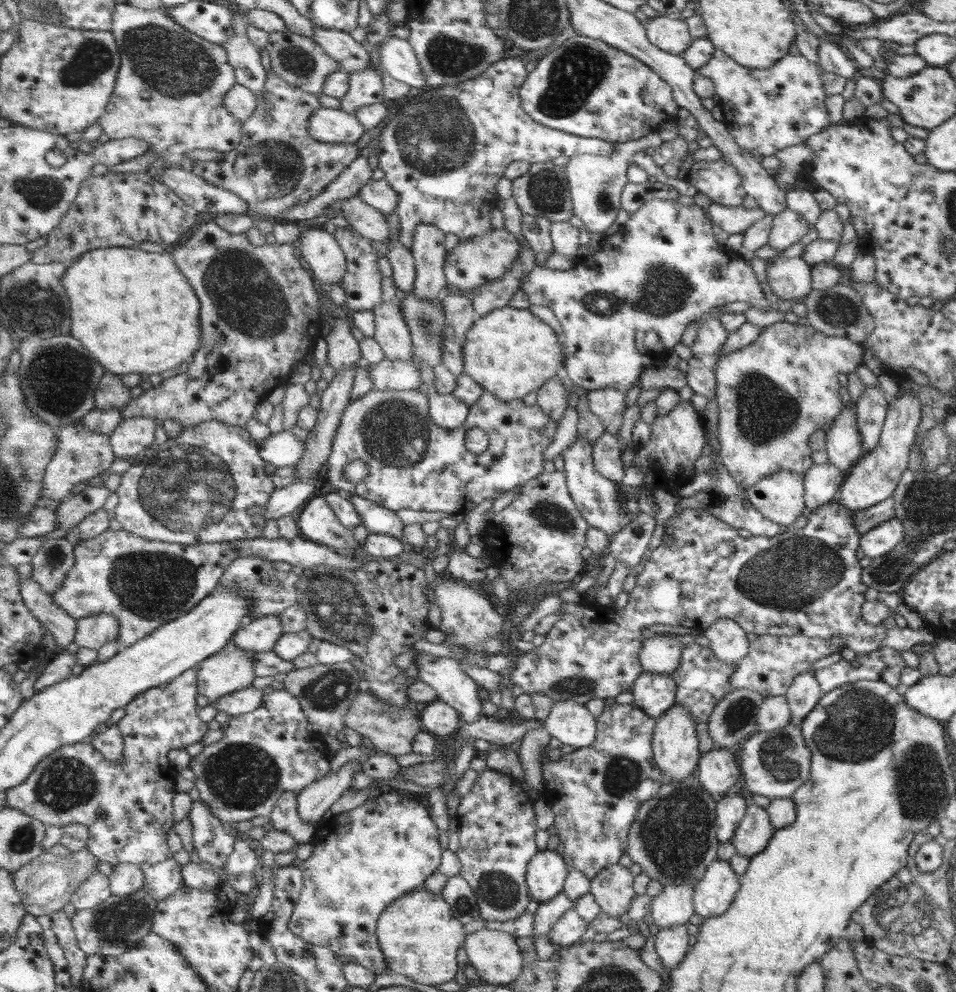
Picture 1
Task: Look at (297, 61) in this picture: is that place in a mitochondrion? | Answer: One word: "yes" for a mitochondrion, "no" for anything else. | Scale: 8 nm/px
yes

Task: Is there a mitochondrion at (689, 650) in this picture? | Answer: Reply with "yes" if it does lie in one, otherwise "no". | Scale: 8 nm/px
no

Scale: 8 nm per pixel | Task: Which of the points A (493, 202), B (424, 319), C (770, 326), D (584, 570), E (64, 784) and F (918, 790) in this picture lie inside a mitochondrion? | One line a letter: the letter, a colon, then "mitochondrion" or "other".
A: other
B: mitochondrion
C: other
D: other
E: mitochondrion
F: mitochondrion

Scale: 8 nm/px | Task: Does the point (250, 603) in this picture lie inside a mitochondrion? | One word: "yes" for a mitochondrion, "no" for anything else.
no

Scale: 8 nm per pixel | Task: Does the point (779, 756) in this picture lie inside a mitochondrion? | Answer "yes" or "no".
yes

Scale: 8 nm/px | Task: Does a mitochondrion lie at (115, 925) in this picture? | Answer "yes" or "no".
yes

